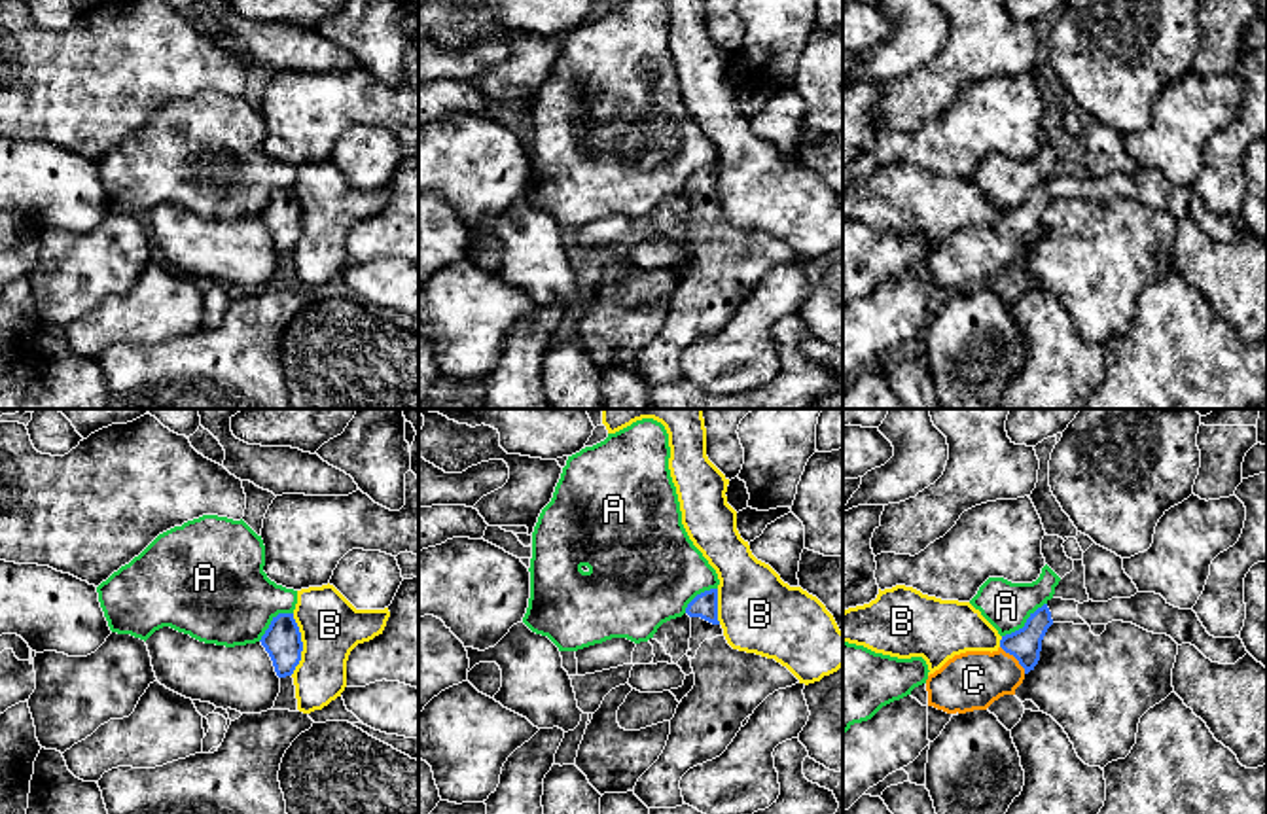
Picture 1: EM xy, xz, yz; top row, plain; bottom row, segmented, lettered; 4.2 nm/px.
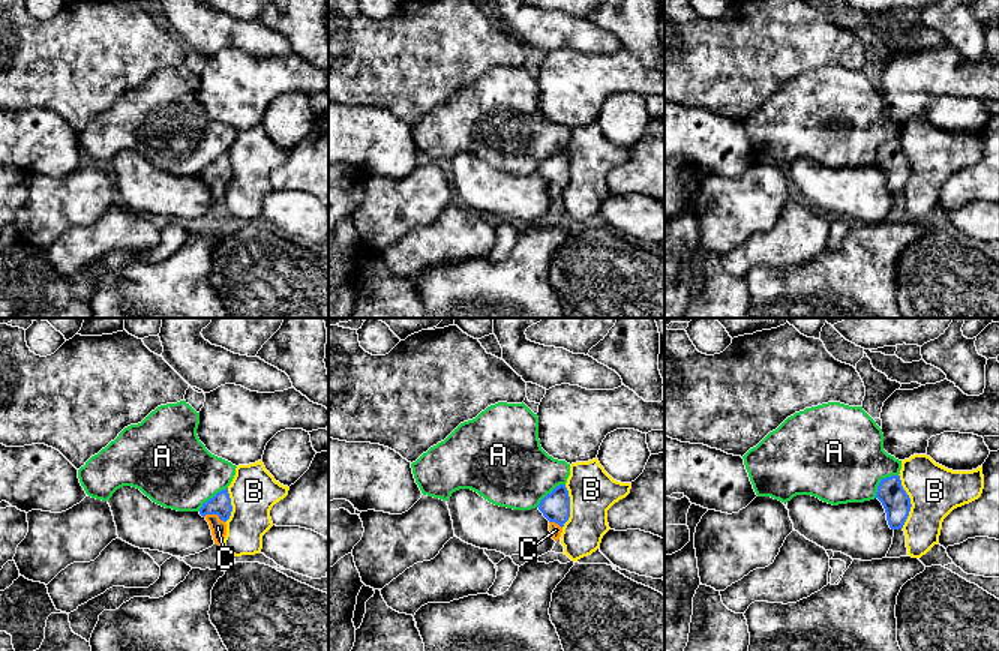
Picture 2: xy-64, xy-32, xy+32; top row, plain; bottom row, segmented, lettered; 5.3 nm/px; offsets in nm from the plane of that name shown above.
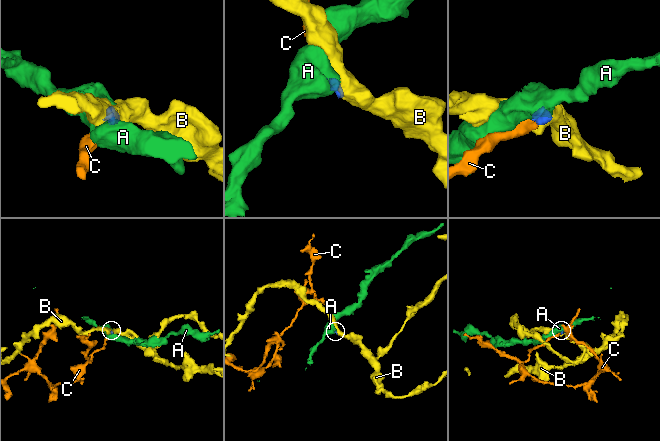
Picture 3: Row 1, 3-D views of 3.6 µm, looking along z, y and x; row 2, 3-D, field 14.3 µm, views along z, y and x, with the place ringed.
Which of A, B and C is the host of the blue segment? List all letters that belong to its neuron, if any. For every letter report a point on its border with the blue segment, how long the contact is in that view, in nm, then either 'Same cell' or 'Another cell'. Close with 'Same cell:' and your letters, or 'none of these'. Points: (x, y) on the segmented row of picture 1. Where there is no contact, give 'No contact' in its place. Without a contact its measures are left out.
A: Touches blue at yz (1025, 623). Shared border 240 nm. Another cell
B: Touches blue at xy (302, 644). Shared border 260 nm. Another cell
C: Touches blue at yz (1016, 657). Shared border 160 nm. Same cell
Same cell: C

